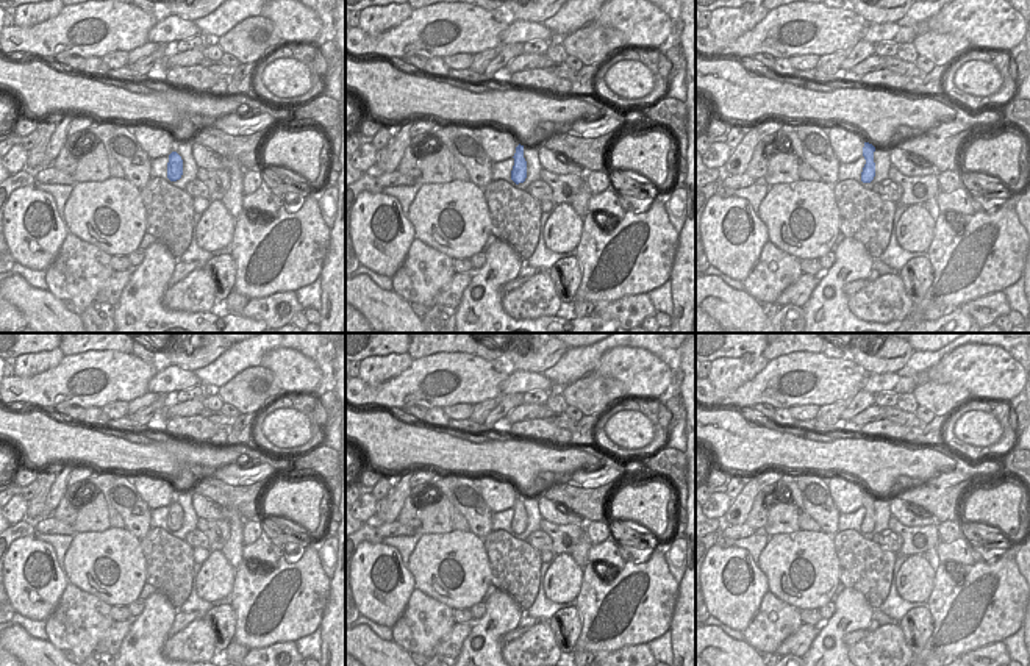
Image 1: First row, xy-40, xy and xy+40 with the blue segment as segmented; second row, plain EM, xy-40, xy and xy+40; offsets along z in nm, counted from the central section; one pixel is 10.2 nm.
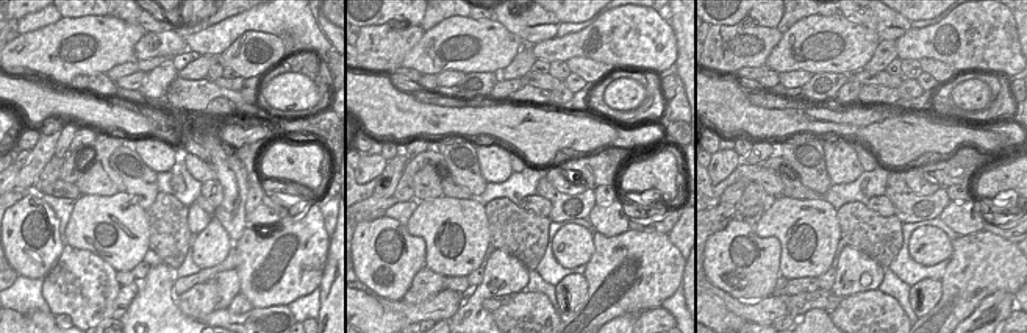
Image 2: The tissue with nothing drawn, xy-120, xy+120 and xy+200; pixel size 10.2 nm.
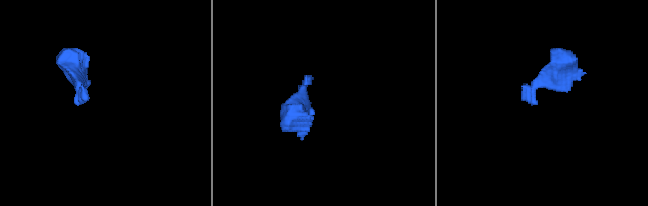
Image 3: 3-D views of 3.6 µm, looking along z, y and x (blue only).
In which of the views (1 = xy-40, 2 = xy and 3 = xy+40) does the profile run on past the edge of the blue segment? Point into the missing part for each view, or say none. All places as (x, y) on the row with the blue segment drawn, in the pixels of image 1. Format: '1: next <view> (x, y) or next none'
1: next none
2: next none
3: next none

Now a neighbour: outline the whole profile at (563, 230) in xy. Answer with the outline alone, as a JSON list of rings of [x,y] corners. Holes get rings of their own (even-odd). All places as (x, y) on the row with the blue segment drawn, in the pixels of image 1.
[[[560,203],[550,213],[544,227],[544,242],[555,253],[575,252],[583,231],[580,217],[570,203]]]

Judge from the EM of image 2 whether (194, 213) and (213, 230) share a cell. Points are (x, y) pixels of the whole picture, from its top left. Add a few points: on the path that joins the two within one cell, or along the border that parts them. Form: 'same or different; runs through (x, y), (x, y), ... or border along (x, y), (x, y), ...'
different; border along (211, 216), (210, 222), (197, 235)

